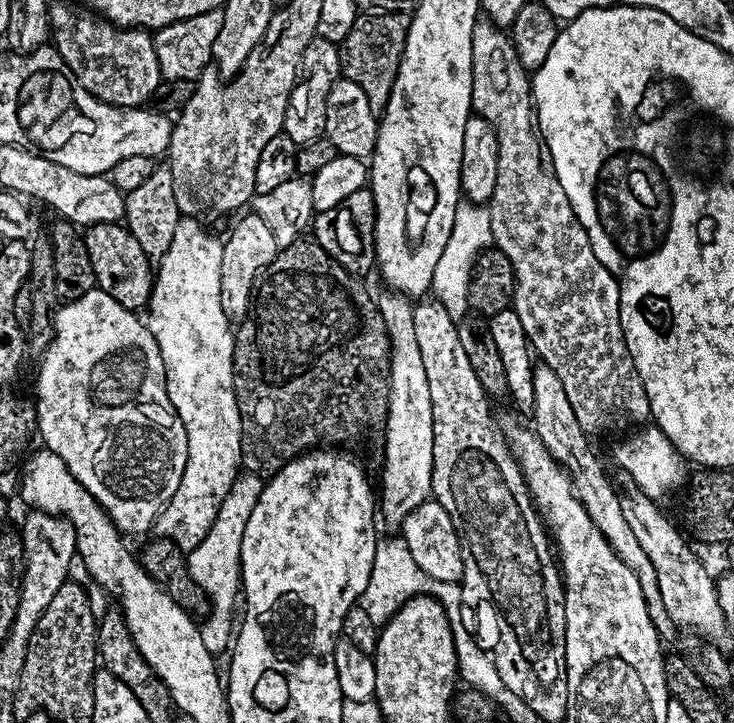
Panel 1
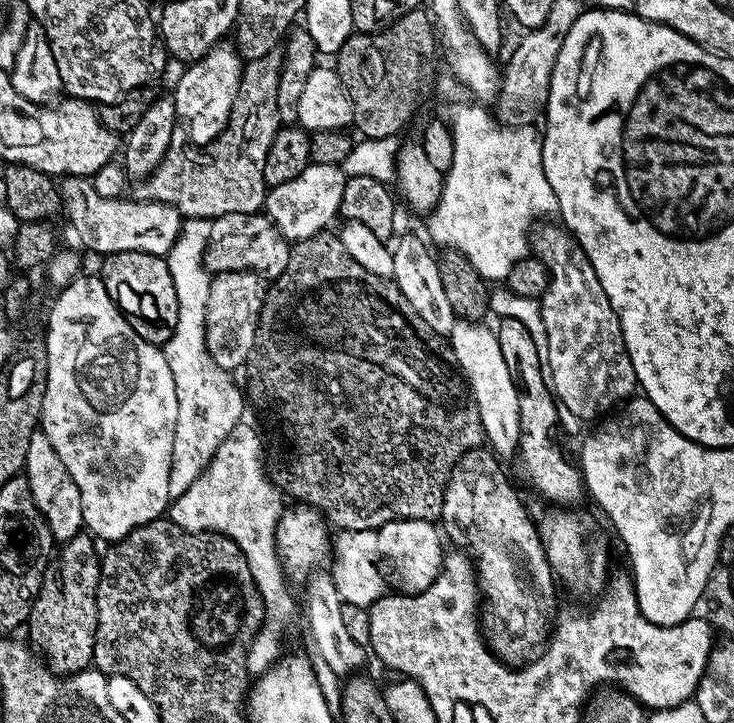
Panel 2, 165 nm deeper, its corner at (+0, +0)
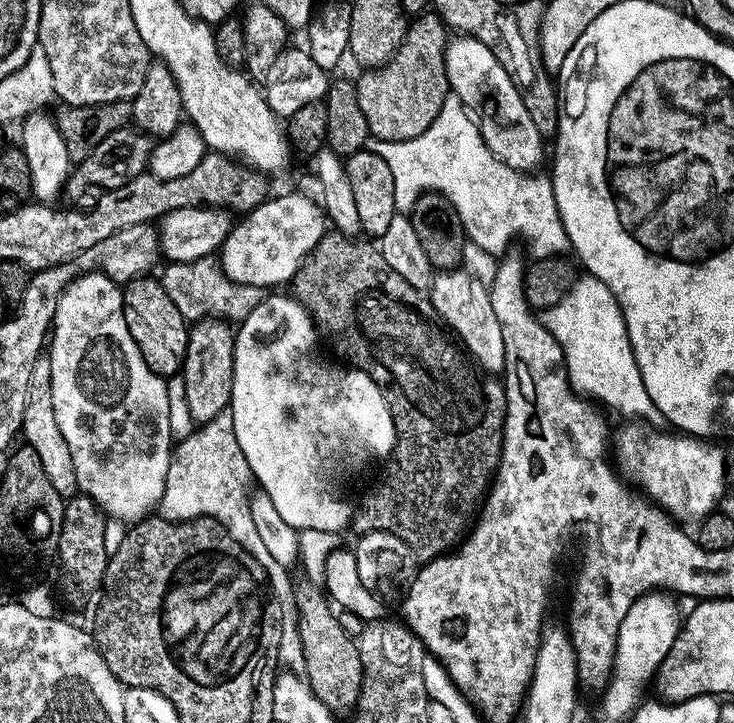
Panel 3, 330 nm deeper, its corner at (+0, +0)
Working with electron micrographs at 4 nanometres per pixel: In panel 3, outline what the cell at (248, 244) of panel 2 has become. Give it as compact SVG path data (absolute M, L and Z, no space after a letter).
M203 256L185 264L172 262L167 266L169 268L162 275L164 289L170 296L170 302L178 306L179 312L189 322L213 316L239 324L262 299L261 289L249 284L235 284L212 256Z

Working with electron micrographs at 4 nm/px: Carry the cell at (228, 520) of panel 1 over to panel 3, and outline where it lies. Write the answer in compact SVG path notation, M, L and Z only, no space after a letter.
M228 420L228 428L220 424L220 428L197 427L191 436L179 441L173 447L170 466L166 474L166 490L158 505L159 515L165 520L196 520L199 516L208 516L217 520L249 554L260 552L258 562L264 560L265 543L260 544L261 535L251 517L248 484L252 480L252 471L248 468L246 458L238 446L238 438L234 438L234 420Z

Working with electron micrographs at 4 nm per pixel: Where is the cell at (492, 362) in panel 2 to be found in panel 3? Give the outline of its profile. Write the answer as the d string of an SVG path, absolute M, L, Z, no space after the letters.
M440 270L432 277L430 299L434 310L439 314L445 325L458 337L459 343L466 349L469 357L485 373L503 373L502 326L498 326L494 306L490 306L486 285L478 282L470 273L463 270Z

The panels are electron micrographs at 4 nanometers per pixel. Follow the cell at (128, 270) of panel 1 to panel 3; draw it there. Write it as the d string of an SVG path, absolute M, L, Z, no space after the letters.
M151 275L140 276L137 280L130 280L123 285L124 317L146 366L150 366L154 374L172 378L183 369L184 359L188 353L190 324L179 312L178 306L170 302L170 296L166 294L163 283L159 279L152 279Z

